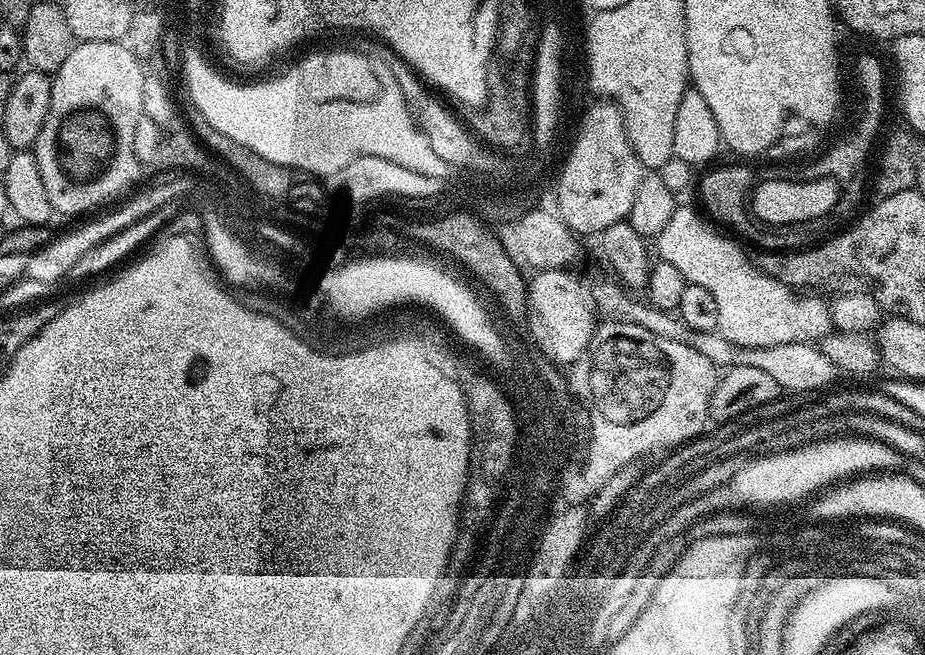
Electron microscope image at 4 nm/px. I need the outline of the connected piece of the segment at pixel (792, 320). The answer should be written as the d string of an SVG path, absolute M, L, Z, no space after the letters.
M677 206L662 234L654 238L654 252L659 259L675 266L684 280L703 286L714 297L718 306L718 331L726 339L744 347L811 344L824 340L833 331L832 310L827 303L823 304L816 294L801 294L773 276L767 276L754 263L753 257L751 260L731 240L731 235L723 236L715 223L697 212Z

